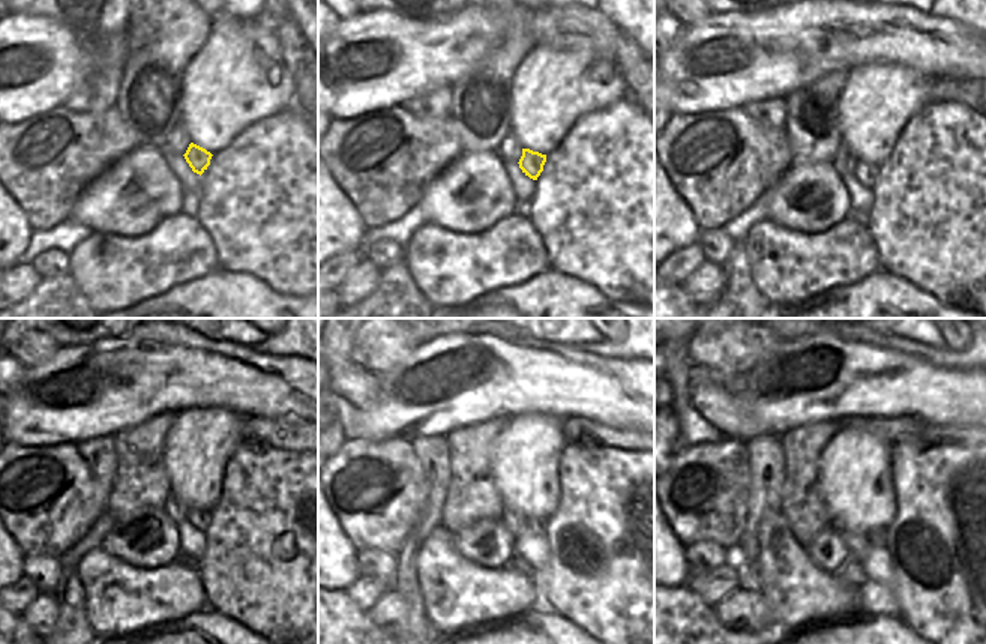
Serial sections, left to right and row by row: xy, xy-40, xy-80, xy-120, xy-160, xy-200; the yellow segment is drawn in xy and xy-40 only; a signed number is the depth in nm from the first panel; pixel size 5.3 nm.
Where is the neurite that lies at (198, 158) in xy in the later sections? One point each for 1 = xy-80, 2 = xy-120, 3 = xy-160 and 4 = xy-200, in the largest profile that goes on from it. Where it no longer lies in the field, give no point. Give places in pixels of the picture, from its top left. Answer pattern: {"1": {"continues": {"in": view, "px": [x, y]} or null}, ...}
{"1": {"continues": {"in": "xy-80", "px": [866, 173]}}, "2": {"continues": {"in": "xy-120", "px": [198, 518]}}, "3": {"continues": {"in": "xy-160", "px": [538, 526]}}, "4": {"continues": {"in": "xy-200", "px": [877, 538]}}}

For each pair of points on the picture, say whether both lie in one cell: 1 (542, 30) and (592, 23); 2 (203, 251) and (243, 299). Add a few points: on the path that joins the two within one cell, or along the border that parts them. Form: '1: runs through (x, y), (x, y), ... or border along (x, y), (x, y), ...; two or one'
1: runs through (554, 29), (580, 29); one
2: border along (218, 267), (185, 284); two

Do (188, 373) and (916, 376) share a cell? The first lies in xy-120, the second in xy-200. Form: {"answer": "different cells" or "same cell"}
{"answer": "same cell"}

